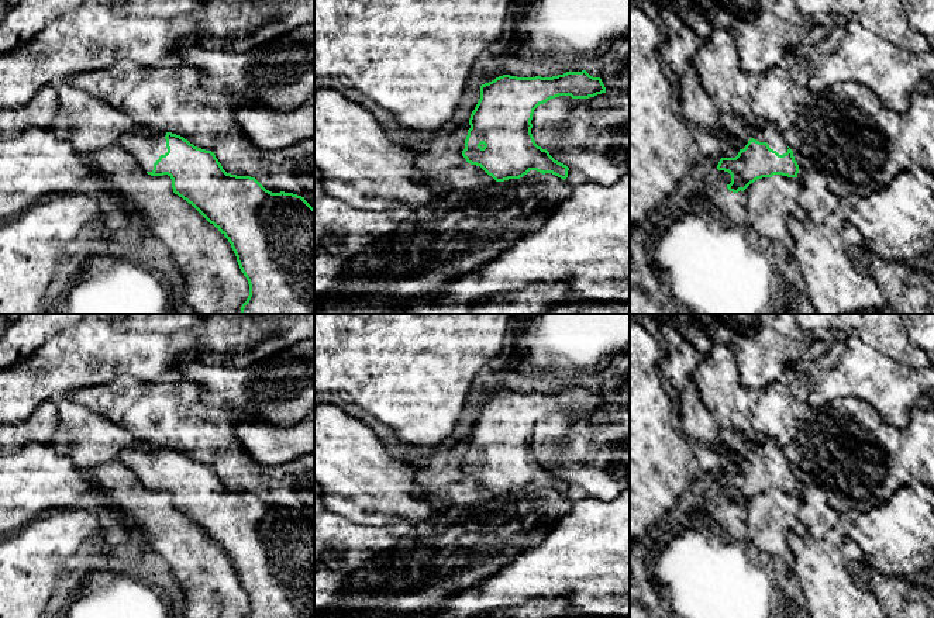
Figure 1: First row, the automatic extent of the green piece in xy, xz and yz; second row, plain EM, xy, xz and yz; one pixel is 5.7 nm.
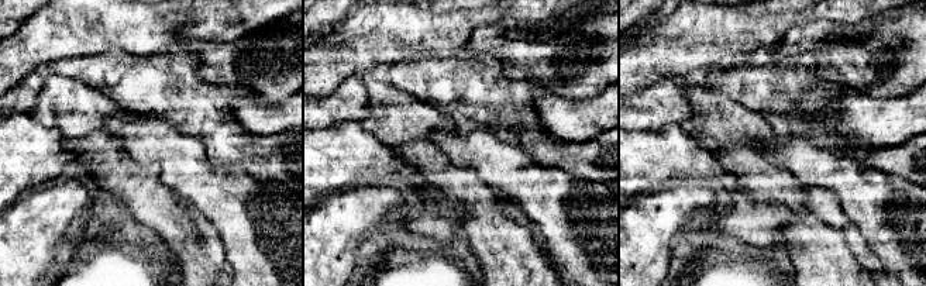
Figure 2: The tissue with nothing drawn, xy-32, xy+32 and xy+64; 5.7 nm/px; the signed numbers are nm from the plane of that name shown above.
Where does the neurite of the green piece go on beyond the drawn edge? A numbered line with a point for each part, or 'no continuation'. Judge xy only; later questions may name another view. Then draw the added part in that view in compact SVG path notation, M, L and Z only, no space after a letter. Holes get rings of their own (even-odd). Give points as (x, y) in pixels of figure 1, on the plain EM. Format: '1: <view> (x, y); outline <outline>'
1: xy (147, 465); outline M152 445L147 450L127 448L118 455L118 460L137 474L144 487L152 487L154 479L168 467L165 450L166 448L156 450Z

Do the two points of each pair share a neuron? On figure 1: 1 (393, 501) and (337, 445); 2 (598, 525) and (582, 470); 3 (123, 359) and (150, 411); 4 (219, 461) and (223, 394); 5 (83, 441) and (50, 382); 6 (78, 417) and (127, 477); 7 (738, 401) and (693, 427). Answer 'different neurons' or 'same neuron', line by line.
1: same neuron
2: different neurons
3: different neurons
4: different neurons
5: different neurons
6: different neurons
7: different neurons

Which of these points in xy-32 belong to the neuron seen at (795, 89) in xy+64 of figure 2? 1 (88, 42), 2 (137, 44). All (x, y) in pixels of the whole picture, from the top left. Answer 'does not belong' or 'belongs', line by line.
1: does not belong
2: does not belong

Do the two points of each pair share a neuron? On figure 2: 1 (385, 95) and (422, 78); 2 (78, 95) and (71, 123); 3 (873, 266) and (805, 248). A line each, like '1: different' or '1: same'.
1: different
2: same
3: different

